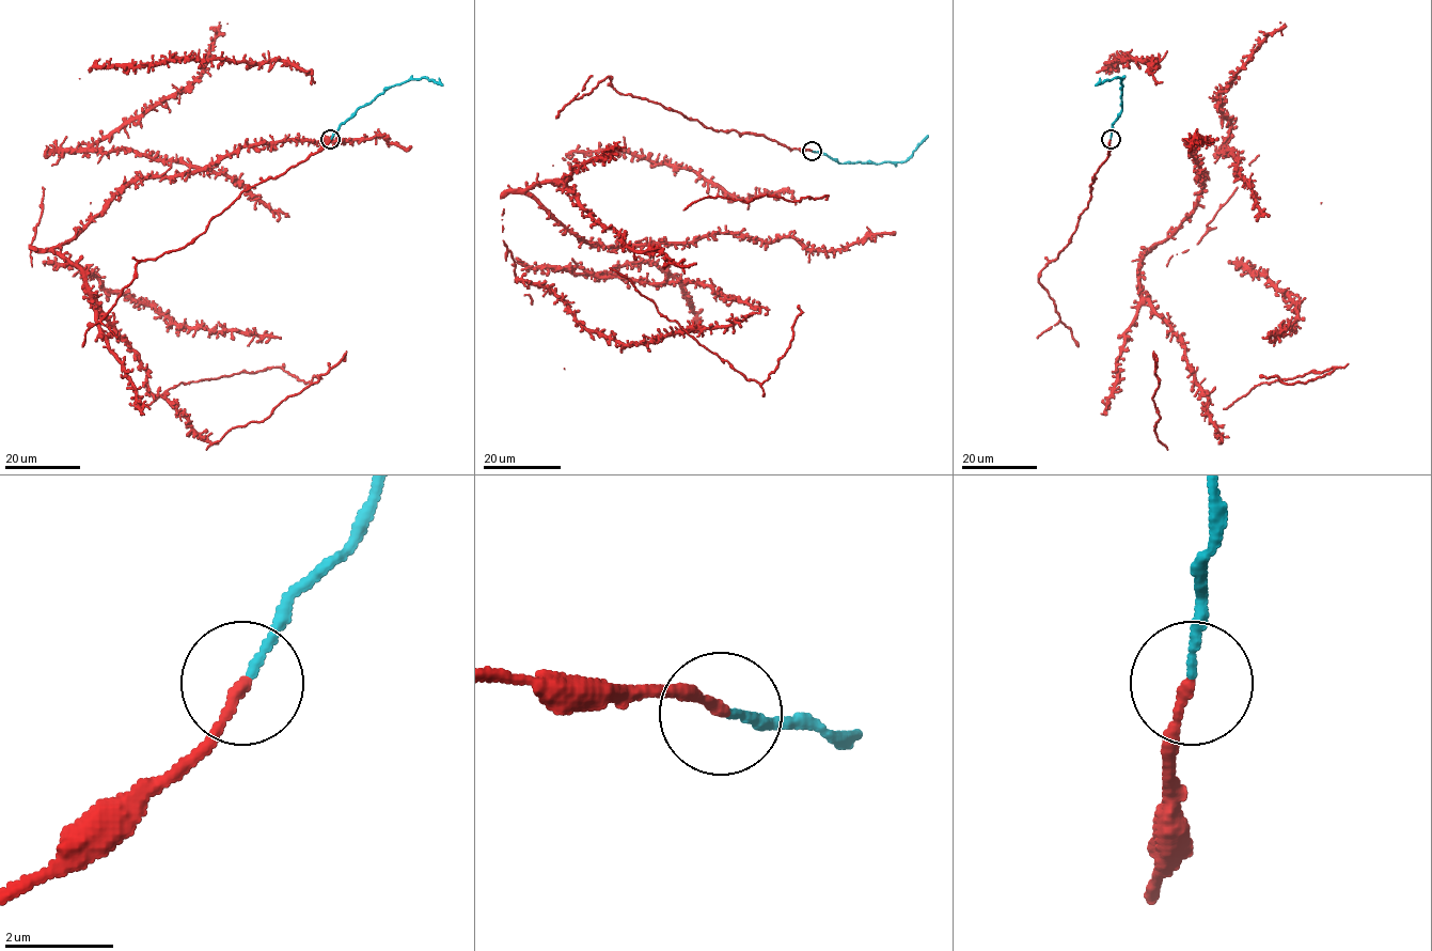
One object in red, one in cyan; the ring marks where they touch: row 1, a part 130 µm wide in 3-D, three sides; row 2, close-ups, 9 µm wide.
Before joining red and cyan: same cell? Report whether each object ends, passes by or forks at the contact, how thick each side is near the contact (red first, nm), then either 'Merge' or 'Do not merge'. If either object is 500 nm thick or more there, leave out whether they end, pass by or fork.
At the ring red ends. At the ring cyan ends. Thickness 190 nm (red) against 140 nm. Do not merge

